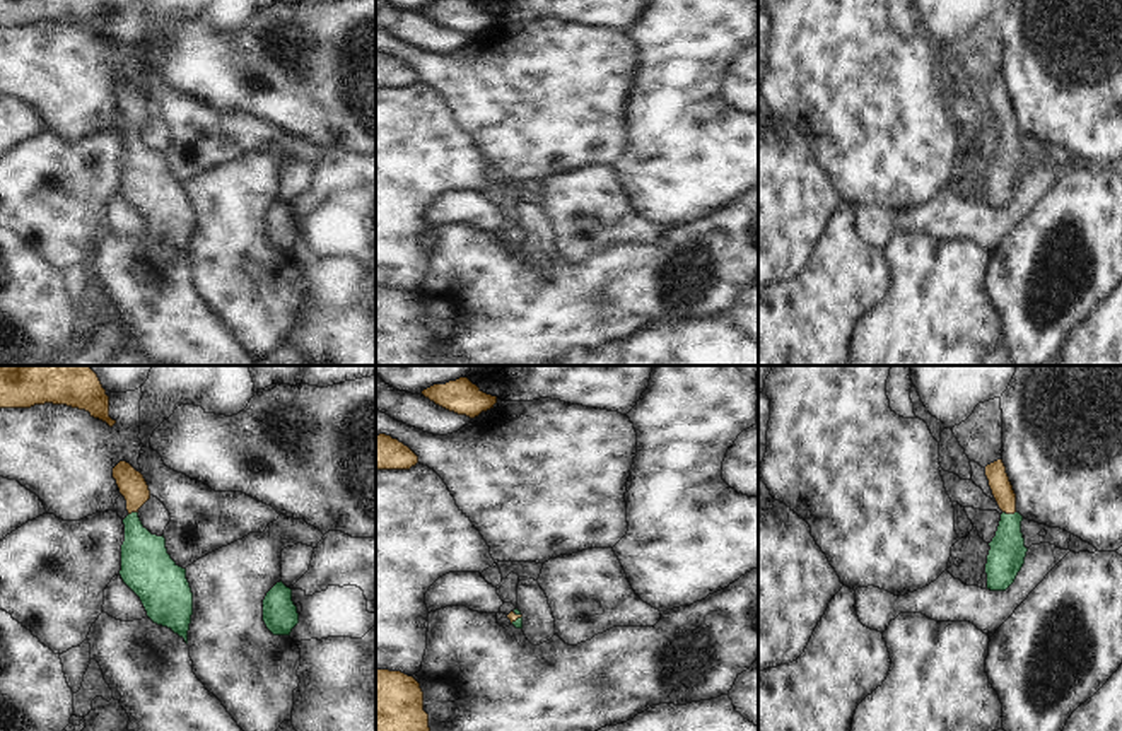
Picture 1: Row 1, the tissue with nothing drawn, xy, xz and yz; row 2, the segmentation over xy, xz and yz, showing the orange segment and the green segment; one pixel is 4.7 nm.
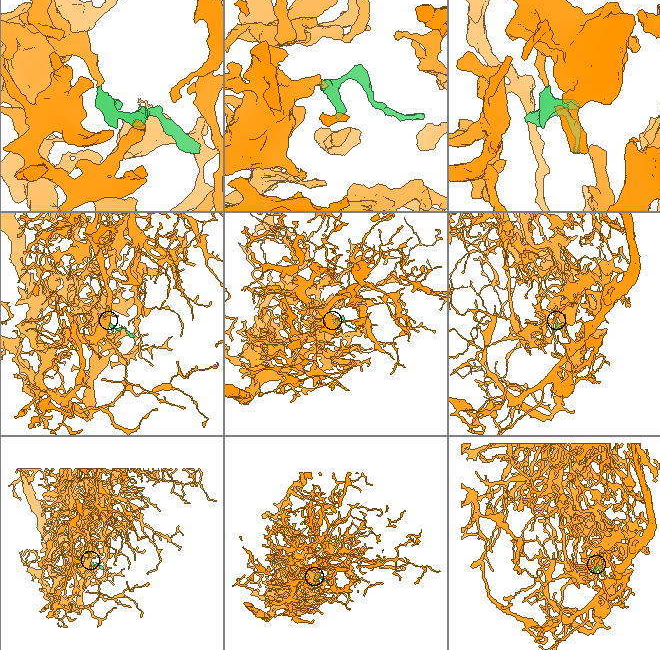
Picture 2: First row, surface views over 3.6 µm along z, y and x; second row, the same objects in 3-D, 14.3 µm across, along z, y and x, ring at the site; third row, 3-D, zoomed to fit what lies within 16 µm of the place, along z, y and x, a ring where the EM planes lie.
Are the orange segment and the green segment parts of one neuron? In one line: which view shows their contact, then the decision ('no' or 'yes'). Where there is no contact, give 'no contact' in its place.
yz | yes

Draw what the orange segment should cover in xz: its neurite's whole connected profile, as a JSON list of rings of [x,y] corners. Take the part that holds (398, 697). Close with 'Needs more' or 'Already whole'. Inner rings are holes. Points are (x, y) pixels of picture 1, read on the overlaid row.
[[[376,668],[376,731],[430,731],[424,692],[413,676]]]. Already whole.

